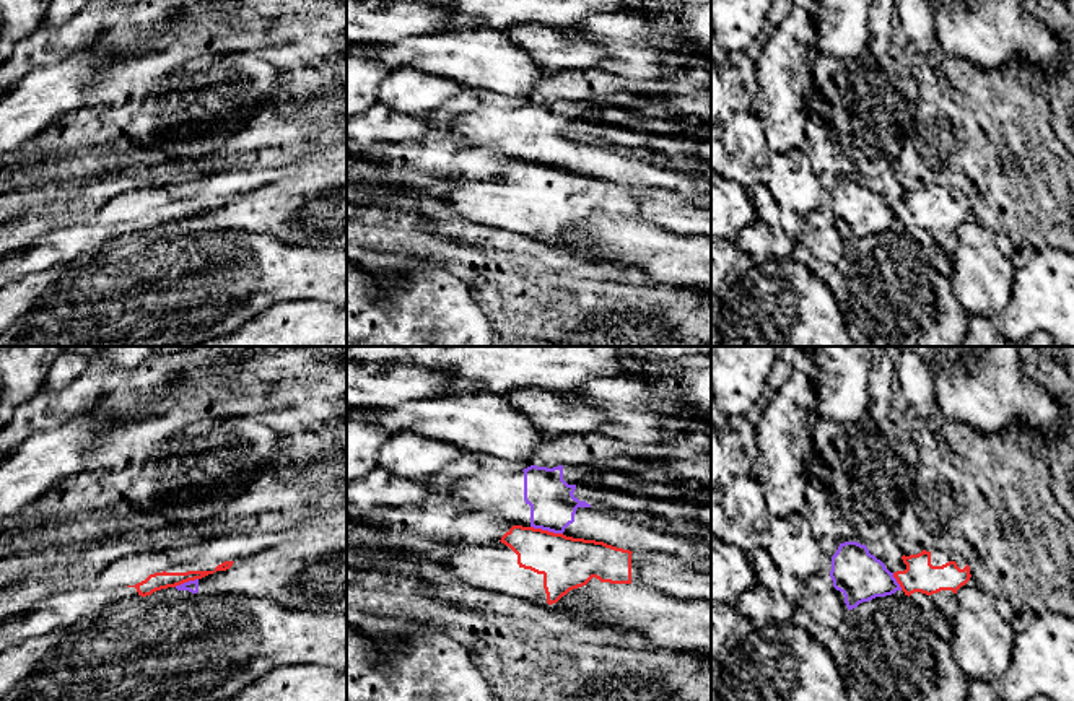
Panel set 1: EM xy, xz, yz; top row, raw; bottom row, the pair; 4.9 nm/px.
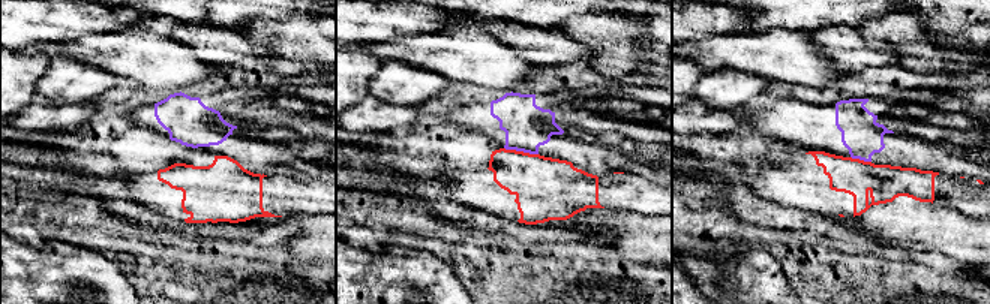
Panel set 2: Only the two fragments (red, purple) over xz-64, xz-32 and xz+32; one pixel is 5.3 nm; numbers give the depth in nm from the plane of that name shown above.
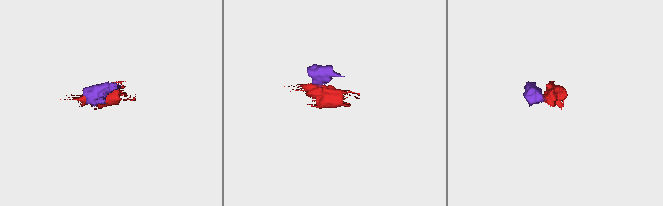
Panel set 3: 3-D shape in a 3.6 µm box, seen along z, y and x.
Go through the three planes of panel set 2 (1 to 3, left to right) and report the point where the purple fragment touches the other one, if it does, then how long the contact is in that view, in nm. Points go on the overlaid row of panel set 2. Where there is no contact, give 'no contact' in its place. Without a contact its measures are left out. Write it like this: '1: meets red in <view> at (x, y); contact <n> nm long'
1: no contact
2: meets red in xz-32 at (521, 152); contact 190 nm long
3: meets red in xz+32 at (861, 160); contact 120 nm long

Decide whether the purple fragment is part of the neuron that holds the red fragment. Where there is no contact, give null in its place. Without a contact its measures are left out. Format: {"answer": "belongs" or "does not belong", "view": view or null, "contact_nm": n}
{"answer": "does not belong", "view": "xz", "contact_nm": 170}

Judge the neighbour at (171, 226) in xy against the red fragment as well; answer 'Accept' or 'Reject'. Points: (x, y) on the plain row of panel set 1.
Reject

